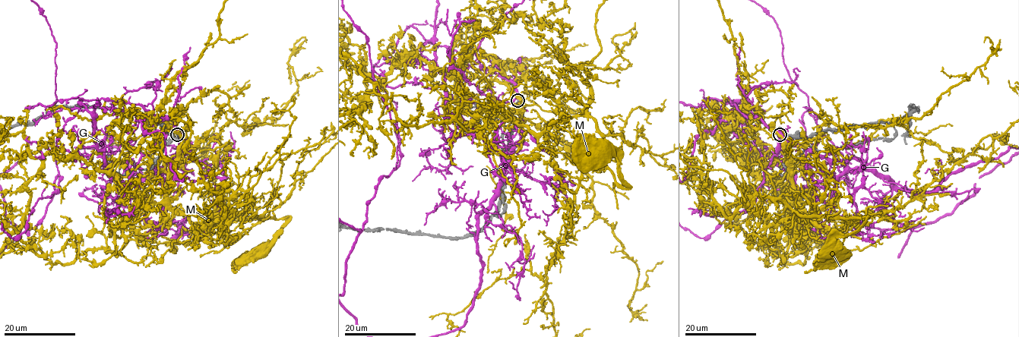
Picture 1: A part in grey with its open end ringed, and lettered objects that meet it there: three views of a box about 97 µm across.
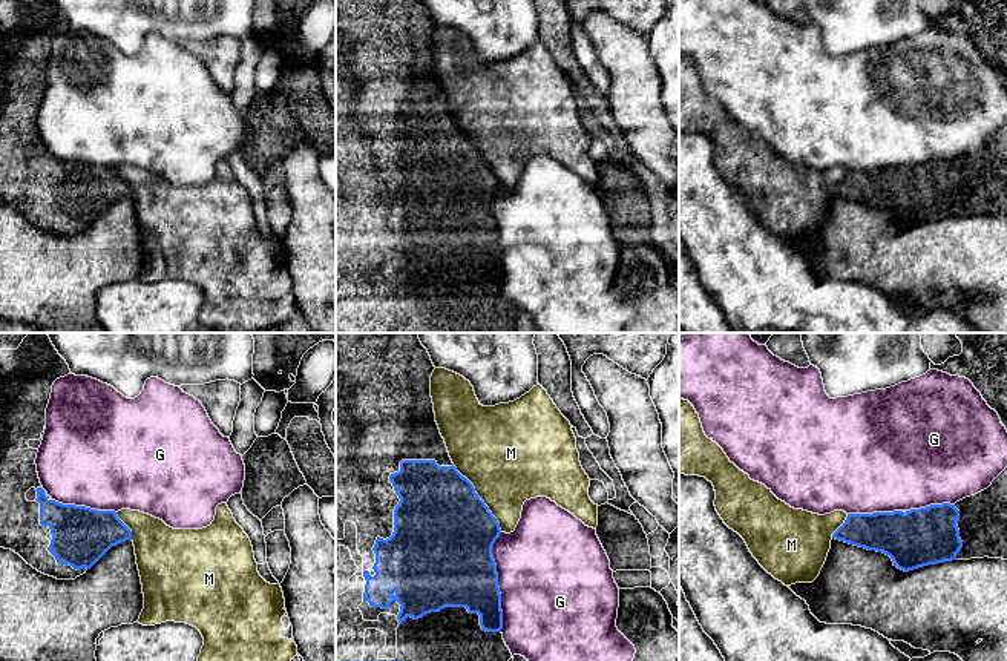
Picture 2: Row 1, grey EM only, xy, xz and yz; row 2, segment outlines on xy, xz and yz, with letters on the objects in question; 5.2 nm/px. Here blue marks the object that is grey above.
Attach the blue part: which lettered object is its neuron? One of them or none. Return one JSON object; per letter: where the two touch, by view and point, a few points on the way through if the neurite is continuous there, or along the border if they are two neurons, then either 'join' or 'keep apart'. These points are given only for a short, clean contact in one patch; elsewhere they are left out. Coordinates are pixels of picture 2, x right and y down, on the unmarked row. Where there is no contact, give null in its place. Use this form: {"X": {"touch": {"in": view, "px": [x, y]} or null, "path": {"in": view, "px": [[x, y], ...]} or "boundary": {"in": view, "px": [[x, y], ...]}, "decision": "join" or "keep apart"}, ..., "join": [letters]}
{"G": {"touch": {"in": "xz", "px": [497, 238]}, "decision": "keep apart"}, "M": {"touch": {"in": "xz", "px": [480, 155]}, "decision": "keep apart"}, "join": []}

